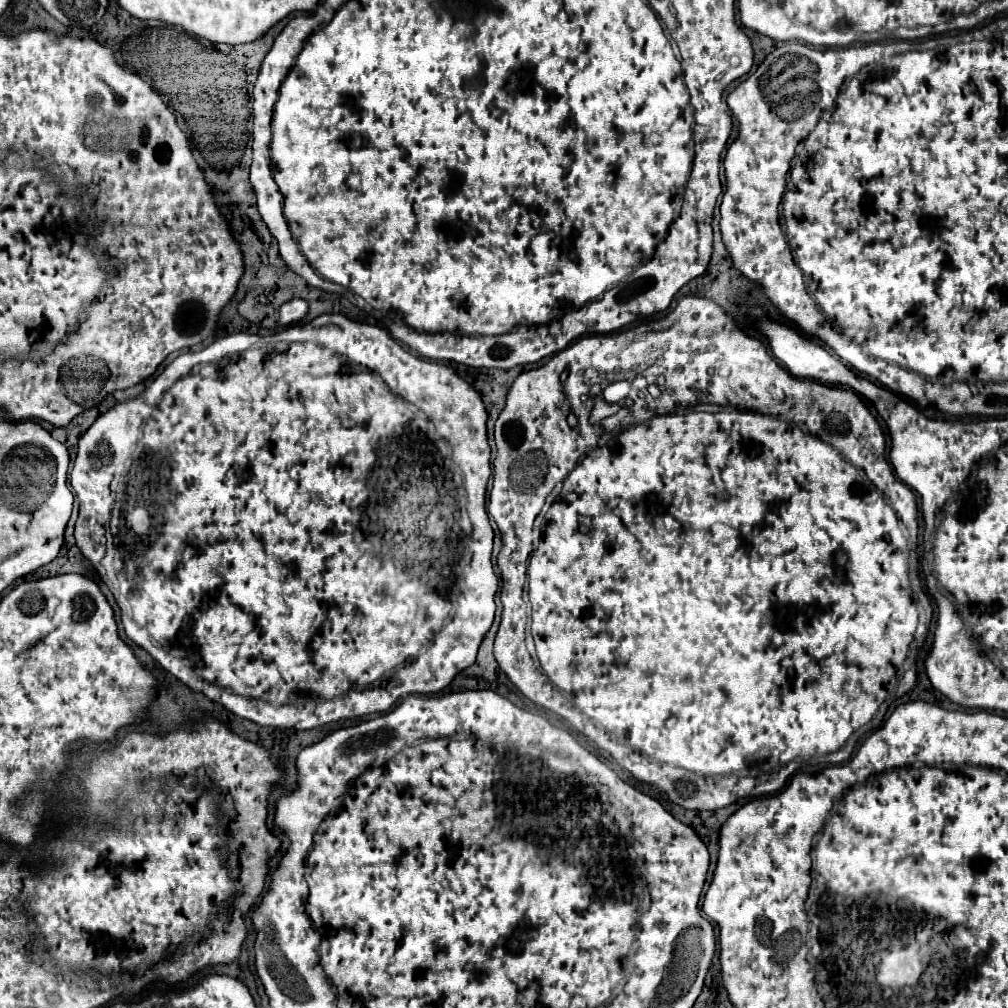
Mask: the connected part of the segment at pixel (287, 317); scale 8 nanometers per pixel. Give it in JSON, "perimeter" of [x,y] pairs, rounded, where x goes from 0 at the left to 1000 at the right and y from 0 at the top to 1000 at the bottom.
{"perimeter":[[[288,297],[278,305],[278,322],[294,322],[306,313],[306,299],[304,297]]]}

